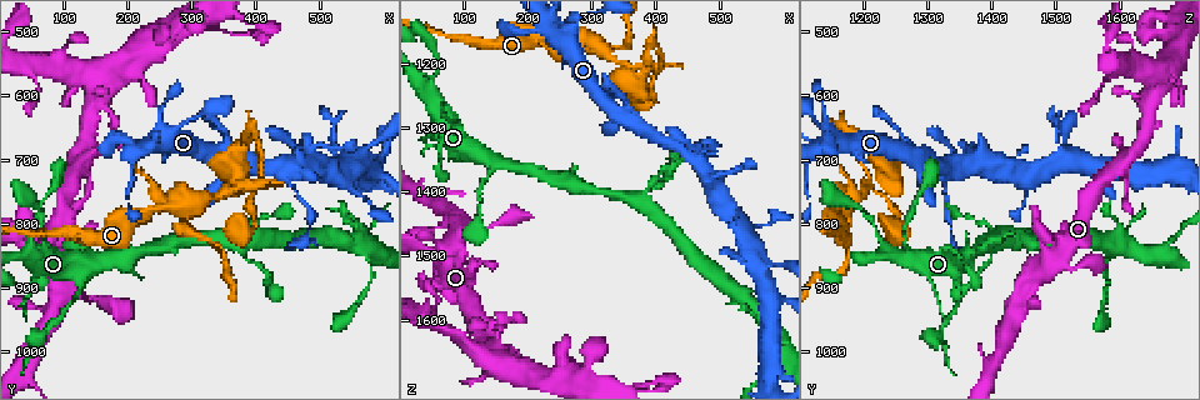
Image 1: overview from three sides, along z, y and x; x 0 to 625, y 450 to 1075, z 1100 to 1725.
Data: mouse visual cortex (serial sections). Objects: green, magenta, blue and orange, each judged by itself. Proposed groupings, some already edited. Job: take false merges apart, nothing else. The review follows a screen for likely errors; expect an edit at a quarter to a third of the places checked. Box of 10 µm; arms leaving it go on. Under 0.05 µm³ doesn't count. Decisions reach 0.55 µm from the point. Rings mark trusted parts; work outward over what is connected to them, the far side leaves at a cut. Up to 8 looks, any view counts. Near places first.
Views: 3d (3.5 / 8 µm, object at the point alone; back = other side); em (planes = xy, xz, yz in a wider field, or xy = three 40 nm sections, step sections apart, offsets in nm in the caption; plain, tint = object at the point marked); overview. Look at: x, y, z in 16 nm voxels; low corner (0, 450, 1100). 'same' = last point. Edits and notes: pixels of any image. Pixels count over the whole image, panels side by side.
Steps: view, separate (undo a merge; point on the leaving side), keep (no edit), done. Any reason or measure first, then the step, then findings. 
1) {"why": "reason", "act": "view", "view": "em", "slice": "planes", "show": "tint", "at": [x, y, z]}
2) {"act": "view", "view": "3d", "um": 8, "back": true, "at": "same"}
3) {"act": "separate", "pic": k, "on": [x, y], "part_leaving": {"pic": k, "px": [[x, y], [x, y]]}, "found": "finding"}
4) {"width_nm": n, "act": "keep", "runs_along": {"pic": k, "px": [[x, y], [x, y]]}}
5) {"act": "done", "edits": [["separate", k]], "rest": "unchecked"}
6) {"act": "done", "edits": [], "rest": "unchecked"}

{"why": "abrupt turn", "act": "view", "view": "3d", "um": 3.5, "at": [275, 770, 1160]}

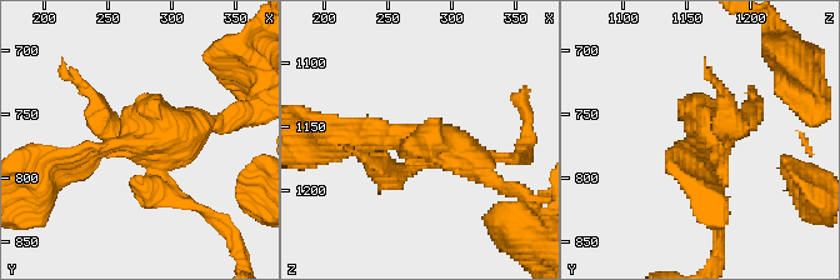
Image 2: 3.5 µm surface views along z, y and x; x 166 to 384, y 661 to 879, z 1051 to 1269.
{"why": "need the tissue", "act": "view", "view": "em", "slice": "xy", "step": 3, "show": "tint", "at": [274, 774, 1164]}

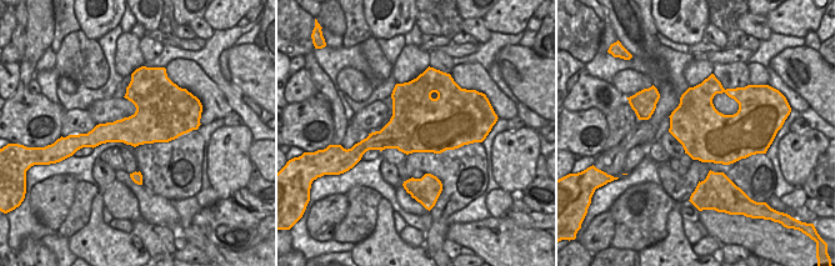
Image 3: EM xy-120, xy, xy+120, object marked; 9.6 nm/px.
{"act": "separate", "pic": 2, "on": [100, 99], "part_leaving": {"pic": 2, "px": [[150, 170], [220, 220], [239, 250]]}, "found": "a second cell is stuck on"}

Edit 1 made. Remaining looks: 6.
{"why": "four-way junction", "act": "view", "view": "3d", "um": 8, "at": [140, 855, 1350]}

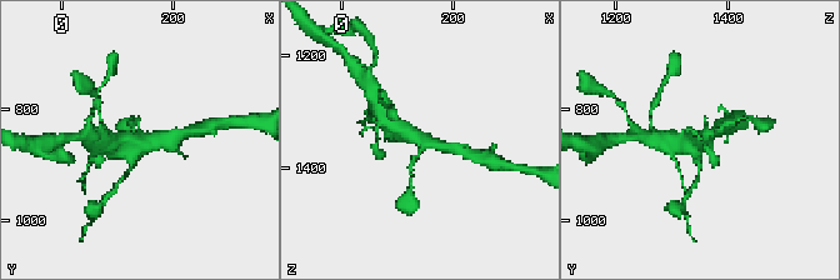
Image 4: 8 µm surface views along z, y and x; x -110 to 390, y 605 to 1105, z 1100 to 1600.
{"act": "view", "view": "em", "slice": "xy", "step": 3, "show": "tint", "at": "same"}

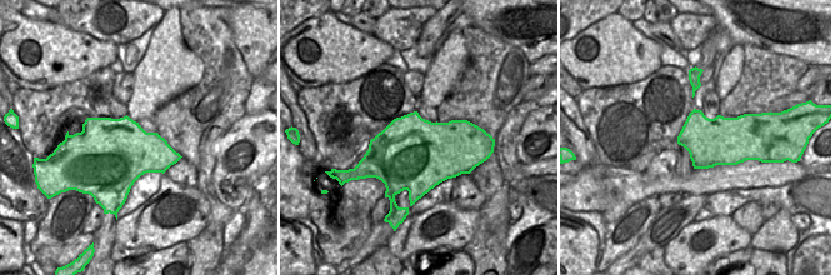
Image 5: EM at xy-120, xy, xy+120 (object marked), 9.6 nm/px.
{"act": "keep", "runs_along": {"pic": 4, "px": [[389, 123], [421, 140], [454, 149]]}, "found": "continuous, no second cell"}

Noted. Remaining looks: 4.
{"why": "narrows sharply", "act": "view", "view": "3d", "um": 8, "at": [70, 810, 1260]}

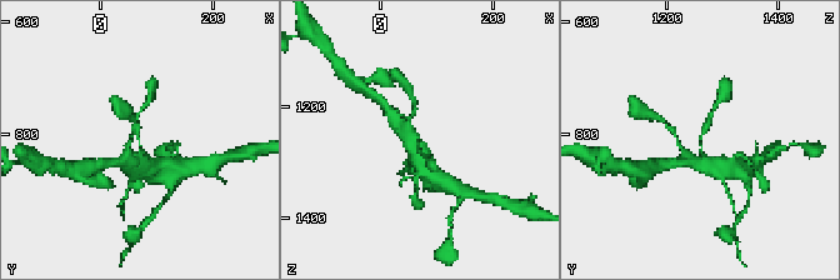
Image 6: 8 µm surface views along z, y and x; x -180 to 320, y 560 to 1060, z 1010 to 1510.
{"arm_widths_nm": [150, 500], "act": "view", "view": "em", "slice": "xy", "step": 5, "show": "tint", "at": "same"}

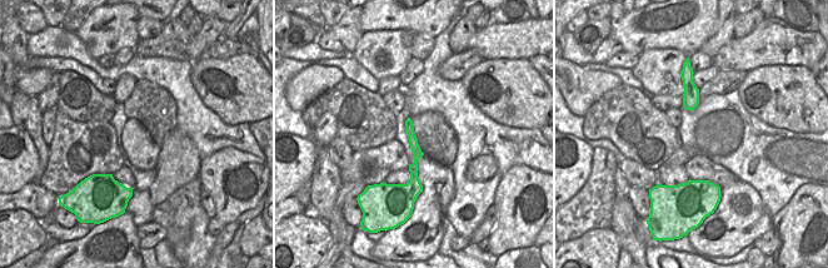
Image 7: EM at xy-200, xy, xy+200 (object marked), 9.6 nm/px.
{"width_nm": 100, "act": "keep", "runs_along": {"pic": 7, "px": [[408, 123], [415, 162], [407, 188]]}, "found": "one cell here"}

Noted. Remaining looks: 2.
{"act": "done", "edits": [["separate", 2]], "rest": "unchecked"}

